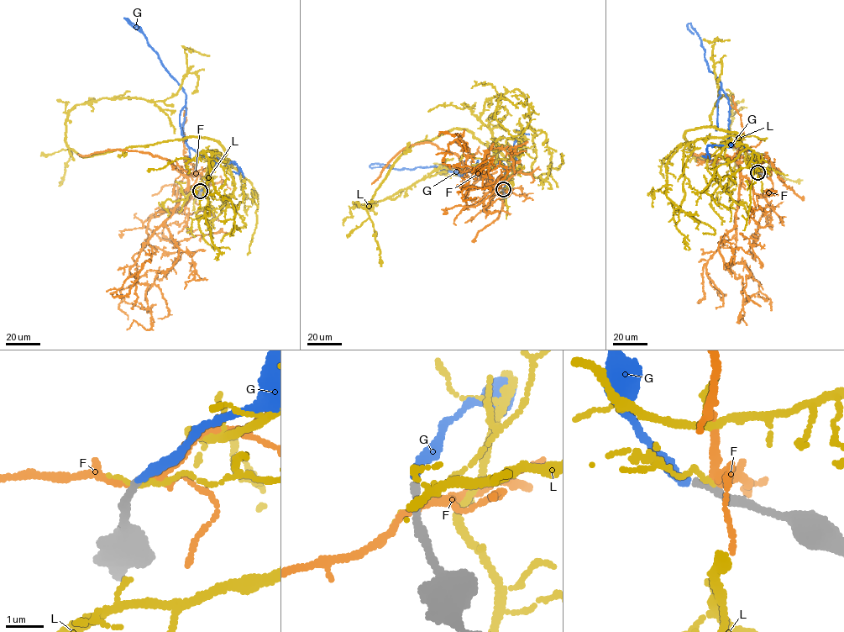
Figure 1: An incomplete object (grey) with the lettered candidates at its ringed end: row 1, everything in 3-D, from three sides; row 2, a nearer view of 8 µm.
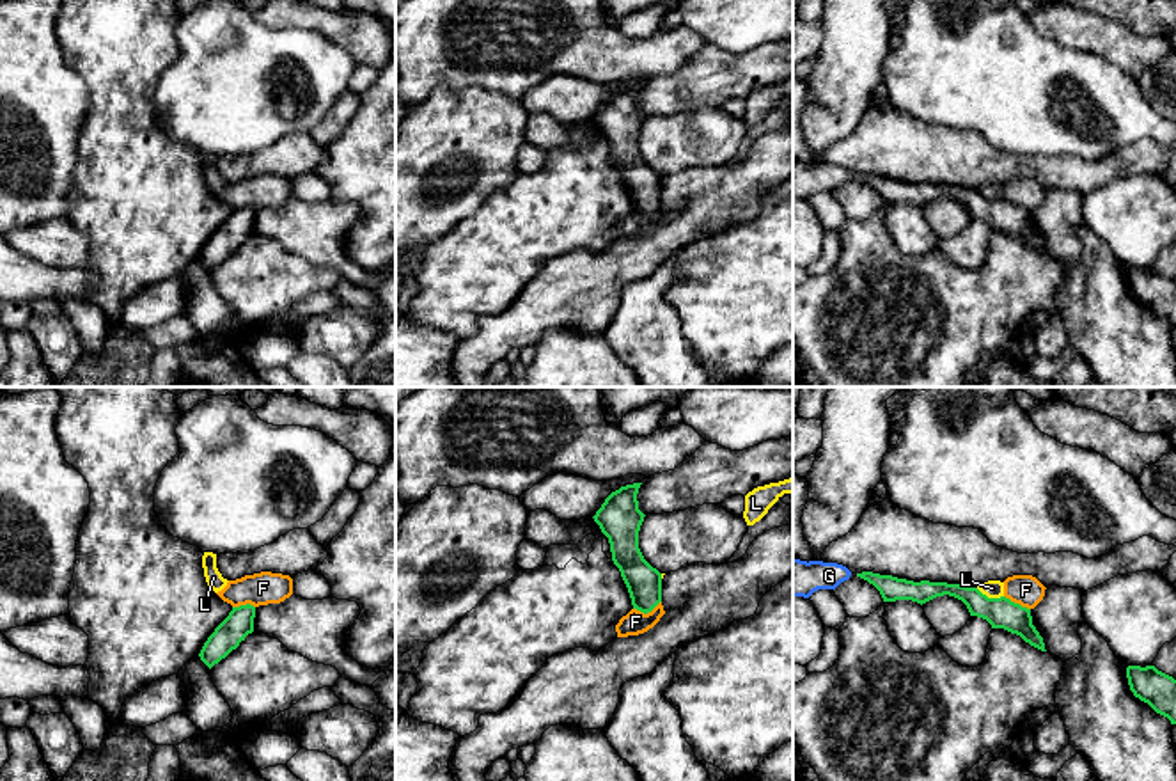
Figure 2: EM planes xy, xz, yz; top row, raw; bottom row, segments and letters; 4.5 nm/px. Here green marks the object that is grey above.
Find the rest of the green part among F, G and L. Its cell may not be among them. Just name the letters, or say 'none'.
G

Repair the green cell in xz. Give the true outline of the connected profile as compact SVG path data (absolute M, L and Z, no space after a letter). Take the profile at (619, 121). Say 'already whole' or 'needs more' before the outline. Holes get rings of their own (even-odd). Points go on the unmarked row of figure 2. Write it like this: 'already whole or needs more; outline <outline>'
already whole; outline M640 87L612 94L592 121L608 140L612 163L621 174L633 211L647 217L662 204L662 176L639 151L639 133L646 119L637 103Z

